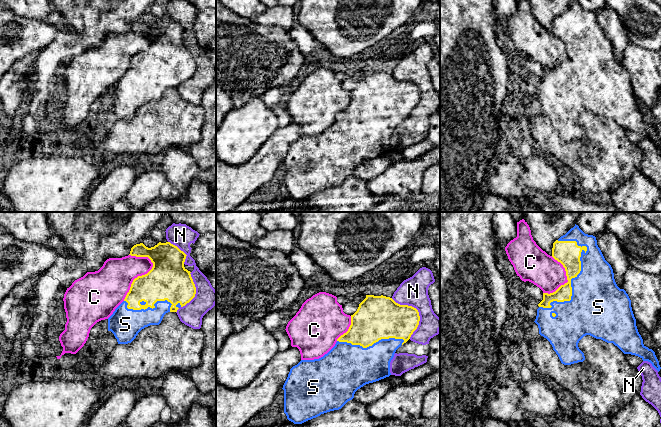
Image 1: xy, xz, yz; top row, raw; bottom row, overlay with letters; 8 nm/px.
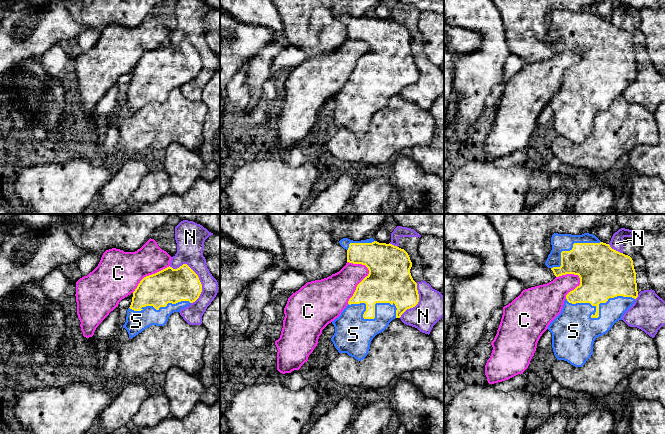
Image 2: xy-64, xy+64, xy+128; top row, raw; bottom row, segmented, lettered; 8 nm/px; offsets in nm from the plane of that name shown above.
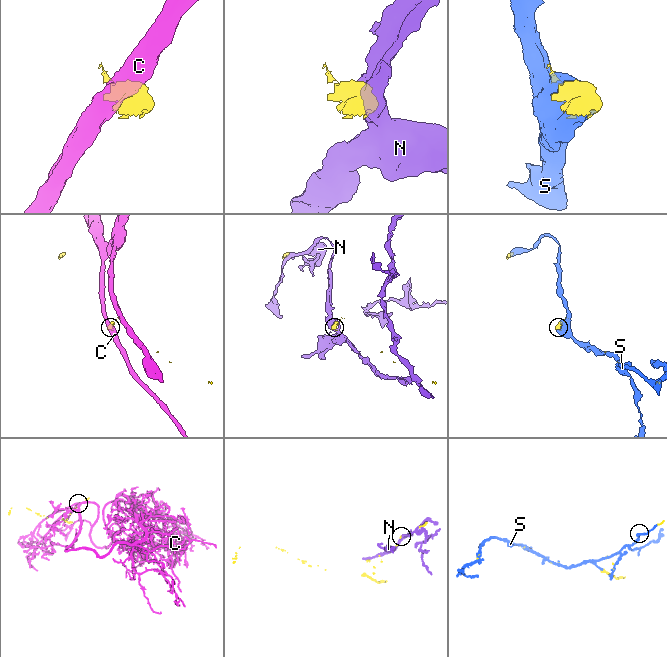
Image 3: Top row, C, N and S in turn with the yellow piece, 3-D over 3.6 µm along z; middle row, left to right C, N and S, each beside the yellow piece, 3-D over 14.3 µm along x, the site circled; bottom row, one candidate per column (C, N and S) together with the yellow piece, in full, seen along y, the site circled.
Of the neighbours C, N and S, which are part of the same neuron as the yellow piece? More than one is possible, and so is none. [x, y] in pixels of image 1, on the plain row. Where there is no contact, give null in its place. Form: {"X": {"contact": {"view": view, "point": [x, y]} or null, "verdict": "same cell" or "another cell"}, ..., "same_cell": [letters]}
{"C": {"contact": {"view": "xy", "point": [138, 52]}, "verdict": "another cell"}, "N": {"contact": {"view": "xz", "point": [417, 87]}, "verdict": "another cell"}, "S": {"contact": {"view": "yz", "point": [571, 64]}, "verdict": "same cell"}, "same_cell": ["S"]}

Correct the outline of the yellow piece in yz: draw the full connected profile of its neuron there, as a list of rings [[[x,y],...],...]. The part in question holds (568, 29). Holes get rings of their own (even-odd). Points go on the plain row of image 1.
[[[575,0],[553,19],[552,33],[565,44],[568,58],[553,69],[543,69],[534,98],[538,101],[539,110],[550,118],[561,139],[571,141],[583,138],[585,132],[578,119],[584,112],[590,111],[613,119],[624,130],[650,138],[659,148],[661,143],[655,128],[643,120],[638,108],[631,76],[626,67],[617,62],[613,45],[598,23],[596,13],[585,10]]]

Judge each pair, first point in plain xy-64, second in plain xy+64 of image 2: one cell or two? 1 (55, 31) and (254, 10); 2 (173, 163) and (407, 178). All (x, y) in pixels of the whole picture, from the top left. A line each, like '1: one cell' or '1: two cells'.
1: two cells
2: one cell

